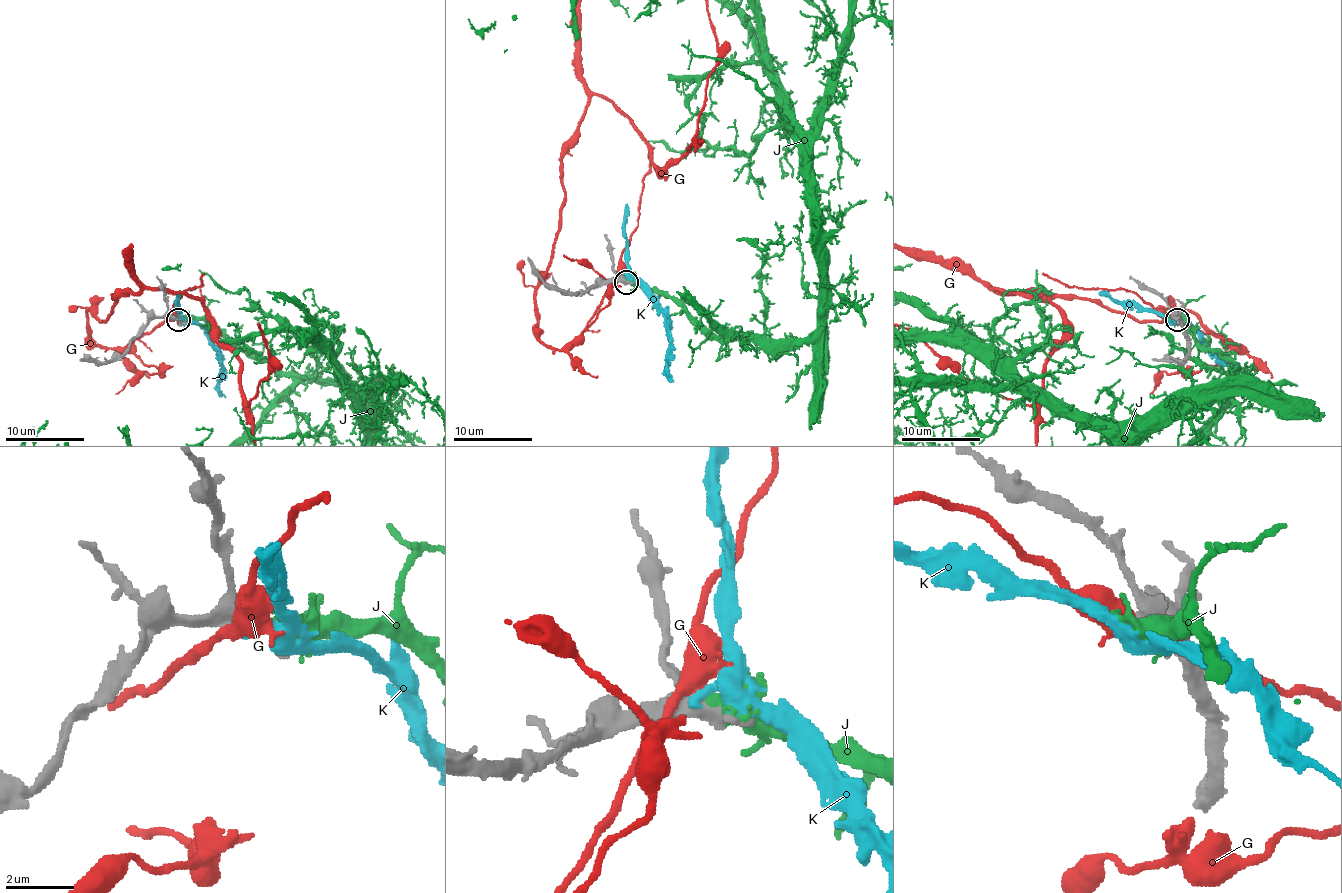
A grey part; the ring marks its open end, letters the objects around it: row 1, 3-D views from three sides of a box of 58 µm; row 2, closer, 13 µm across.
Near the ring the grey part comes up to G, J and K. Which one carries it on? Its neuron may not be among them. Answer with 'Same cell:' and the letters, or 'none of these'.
Same cell: J

